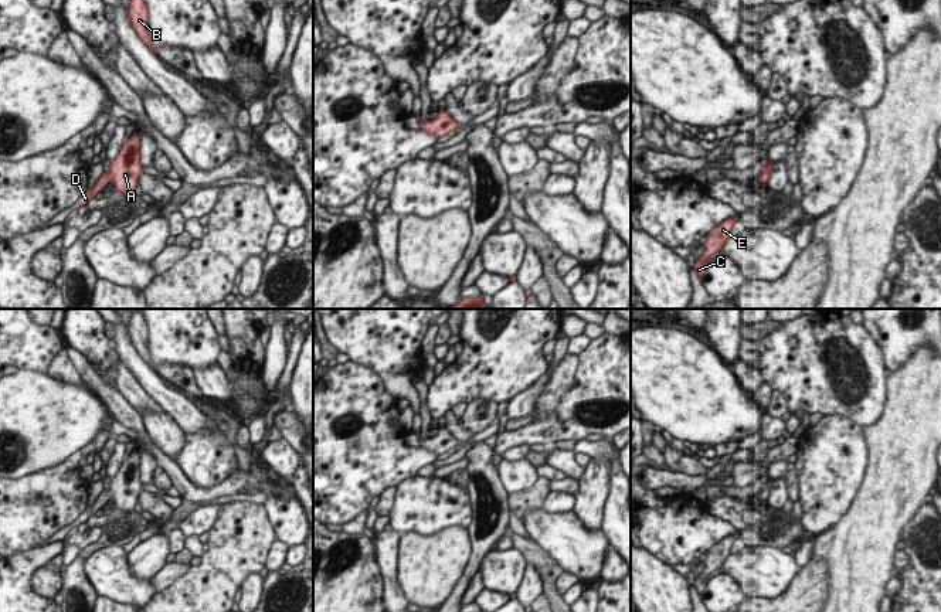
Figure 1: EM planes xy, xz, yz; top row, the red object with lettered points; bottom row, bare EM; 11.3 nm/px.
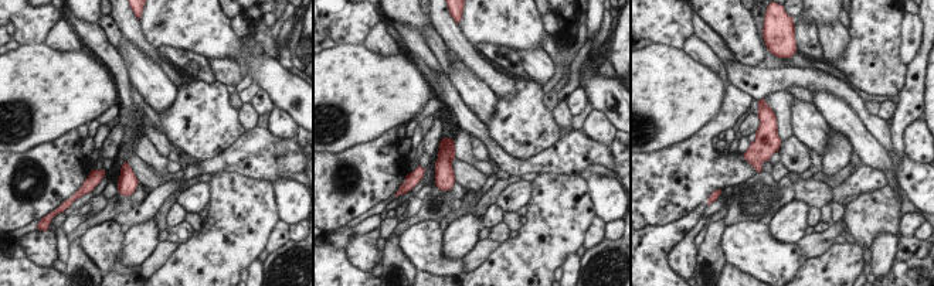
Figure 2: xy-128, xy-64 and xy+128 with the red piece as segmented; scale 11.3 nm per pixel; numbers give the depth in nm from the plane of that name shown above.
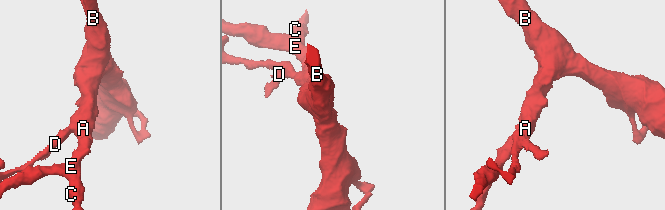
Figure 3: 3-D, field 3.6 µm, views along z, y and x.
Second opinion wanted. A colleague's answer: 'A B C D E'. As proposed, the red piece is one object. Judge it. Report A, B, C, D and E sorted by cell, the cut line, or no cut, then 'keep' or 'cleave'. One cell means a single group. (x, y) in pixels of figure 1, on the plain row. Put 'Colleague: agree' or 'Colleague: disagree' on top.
Colleague: agree
A B C D E; no cut; keep

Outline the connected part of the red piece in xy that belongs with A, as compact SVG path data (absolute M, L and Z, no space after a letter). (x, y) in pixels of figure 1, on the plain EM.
M135 449L128 459L120 463L120 469L111 479L109 487L96 497L92 506L88 506L77 523L86 523L109 499L113 500L116 509L130 513L142 493L139 466L140 452Z

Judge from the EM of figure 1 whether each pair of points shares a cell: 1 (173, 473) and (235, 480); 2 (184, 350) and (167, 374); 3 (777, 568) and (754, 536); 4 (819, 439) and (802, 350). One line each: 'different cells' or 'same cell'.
1: same cell
2: different cells
3: different cells
4: different cells

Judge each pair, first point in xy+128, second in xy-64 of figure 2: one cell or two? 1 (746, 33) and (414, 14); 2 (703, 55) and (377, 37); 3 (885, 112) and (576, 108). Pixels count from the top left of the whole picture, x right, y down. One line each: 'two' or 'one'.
1: one
2: one
3: one

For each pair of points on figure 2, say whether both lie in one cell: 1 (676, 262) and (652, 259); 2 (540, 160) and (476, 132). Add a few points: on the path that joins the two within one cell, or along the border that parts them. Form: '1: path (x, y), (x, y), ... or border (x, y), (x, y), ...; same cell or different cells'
1: border (686, 234), (668, 254), (668, 266), (672, 271); different cells
2: path (525, 166), (509, 164), (492, 146); same cell

